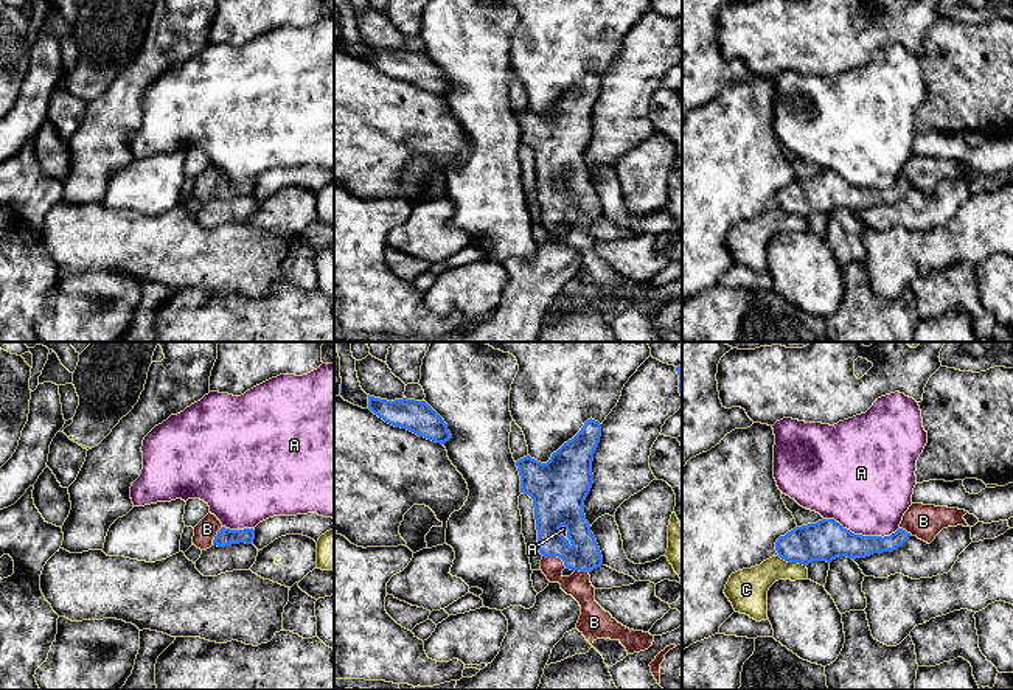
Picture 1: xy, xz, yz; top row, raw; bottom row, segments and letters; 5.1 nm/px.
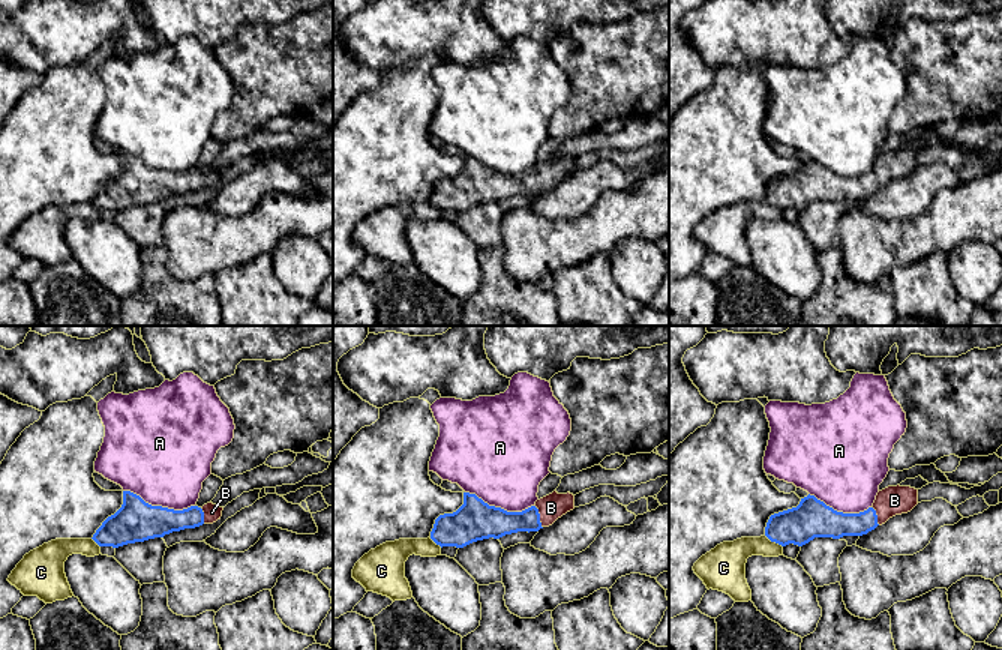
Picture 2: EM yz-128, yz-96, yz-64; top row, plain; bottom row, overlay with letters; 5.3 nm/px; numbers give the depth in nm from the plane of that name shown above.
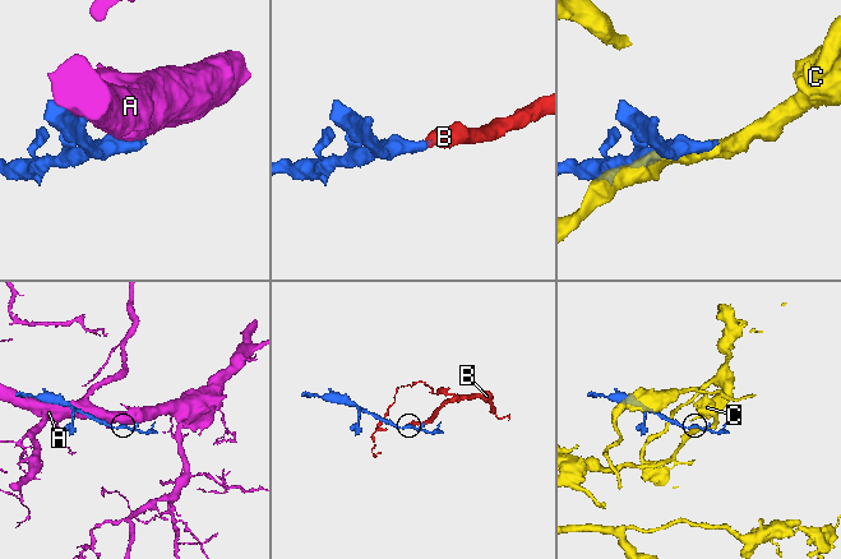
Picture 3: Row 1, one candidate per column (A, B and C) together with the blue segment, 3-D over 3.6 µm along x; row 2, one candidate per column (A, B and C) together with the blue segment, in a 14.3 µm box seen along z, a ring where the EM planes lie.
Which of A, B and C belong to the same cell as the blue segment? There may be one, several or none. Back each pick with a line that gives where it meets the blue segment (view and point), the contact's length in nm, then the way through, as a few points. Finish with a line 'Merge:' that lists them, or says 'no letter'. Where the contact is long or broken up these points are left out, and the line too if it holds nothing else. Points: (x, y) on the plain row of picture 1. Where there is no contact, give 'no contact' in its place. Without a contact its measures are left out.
B: contact xz (556, 207); length 140 nm; way xz (553, 159), (552, 198), (556, 207), (556, 226), (578, 236)
Merge: B

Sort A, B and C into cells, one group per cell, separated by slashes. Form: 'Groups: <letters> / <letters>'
Groups: A / B / C

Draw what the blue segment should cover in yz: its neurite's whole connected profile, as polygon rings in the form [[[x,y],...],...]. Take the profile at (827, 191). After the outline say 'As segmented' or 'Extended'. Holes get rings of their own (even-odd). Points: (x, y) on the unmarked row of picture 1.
[[[912,155],[904,165],[900,180],[890,188],[862,188],[844,180],[834,171],[795,179],[775,194],[778,208],[788,214],[808,218],[813,213],[831,214],[839,208],[851,211],[873,205],[893,204],[909,188],[931,196],[948,179],[969,179],[963,168],[968,163],[948,159]]]. Extended

